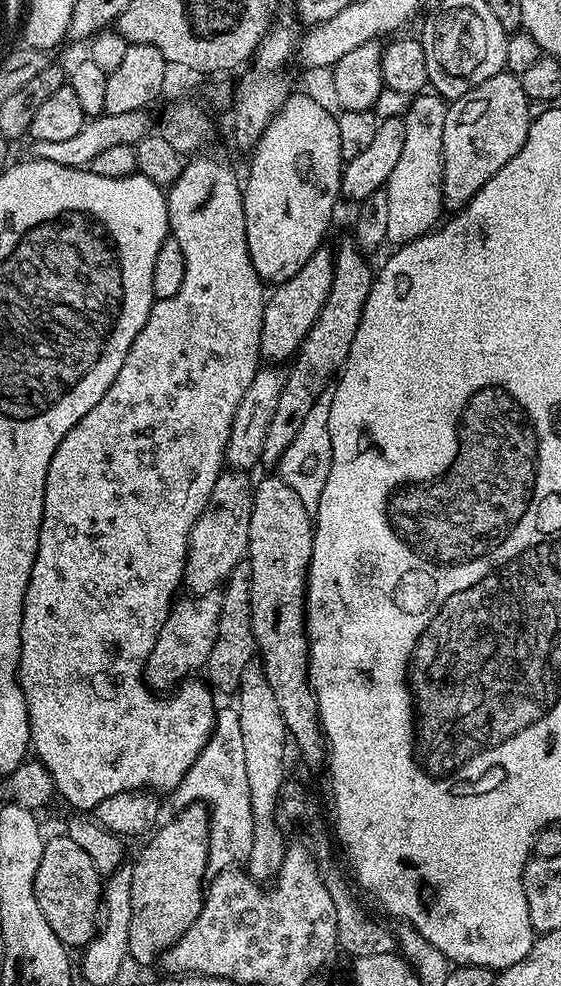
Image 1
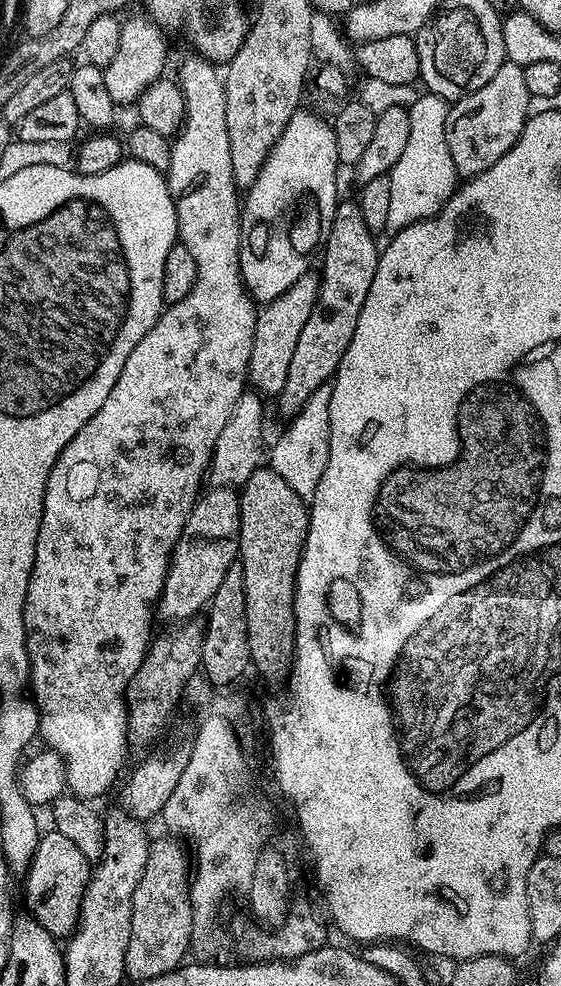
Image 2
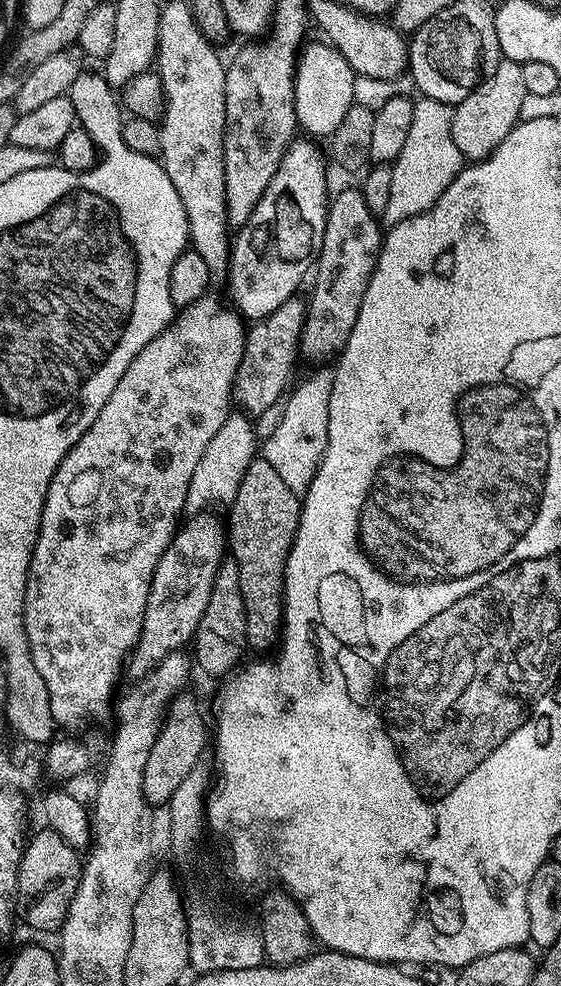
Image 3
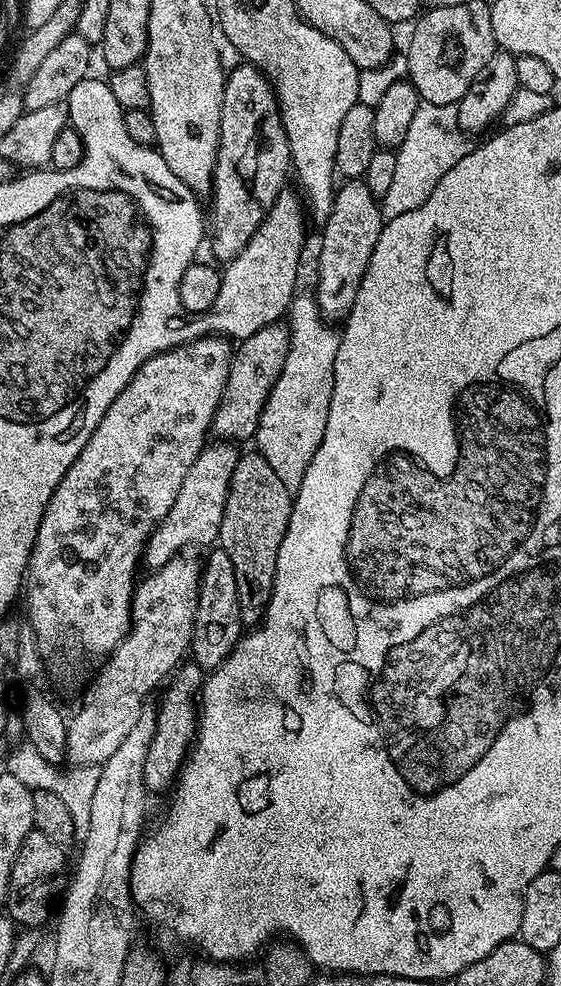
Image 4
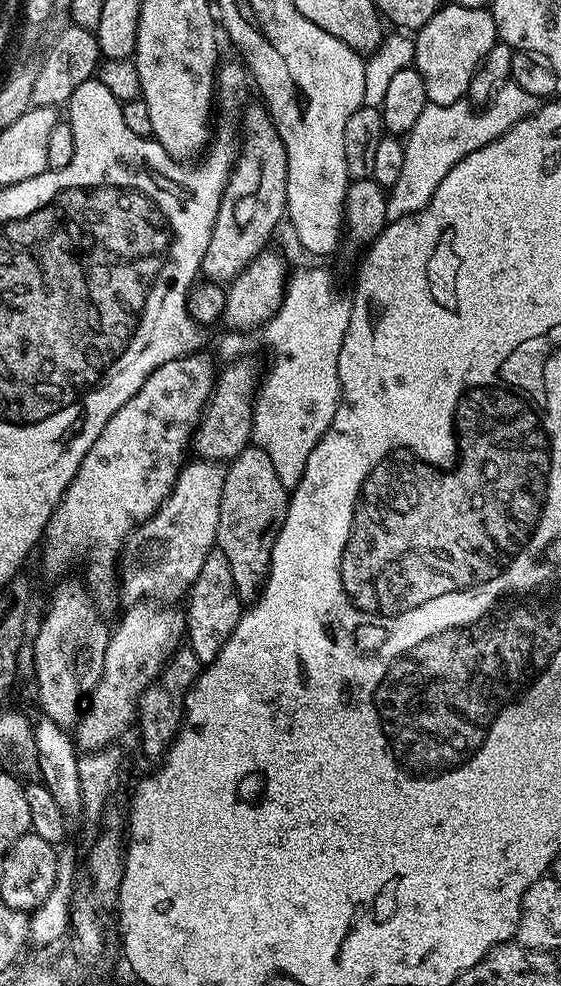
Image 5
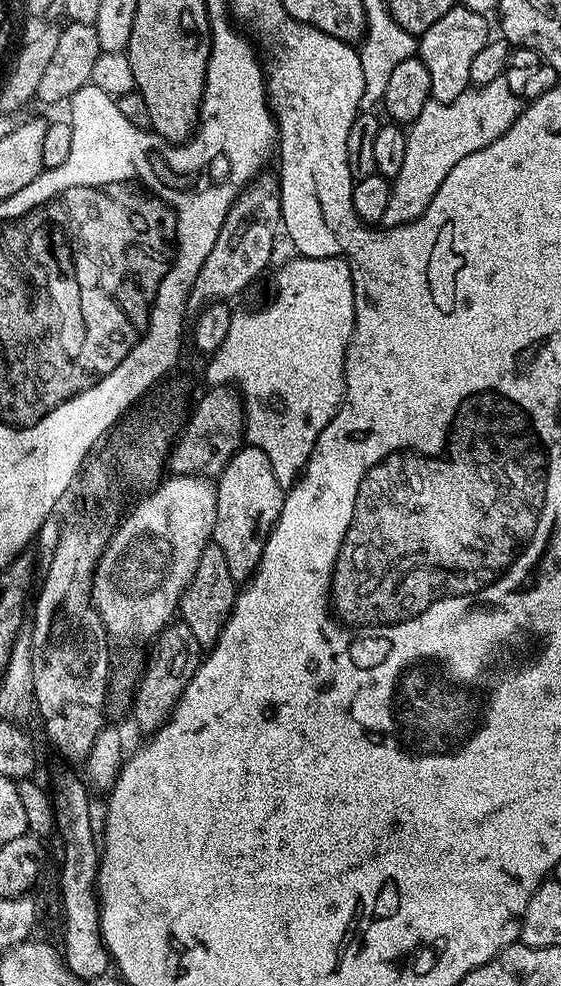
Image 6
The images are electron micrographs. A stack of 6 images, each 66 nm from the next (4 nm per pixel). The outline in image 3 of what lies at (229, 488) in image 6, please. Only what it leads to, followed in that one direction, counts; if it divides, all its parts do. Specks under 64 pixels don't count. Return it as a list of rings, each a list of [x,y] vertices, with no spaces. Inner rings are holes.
[[[257,458],[250,462],[250,466],[246,466],[246,474],[242,474],[242,486],[238,486],[238,494],[235,500],[232,501],[227,509],[226,515],[226,548],[230,553],[230,559],[238,562],[238,586],[242,586],[242,606],[246,606],[246,638],[248,639],[248,648],[254,650],[257,648],[257,653],[264,654],[268,647],[275,645],[282,635],[282,625],[284,623],[284,571],[286,570],[286,562],[290,554],[290,546],[296,537],[298,530],[298,522],[300,521],[300,506],[301,497],[296,496],[290,490],[290,486],[286,486],[286,482],[282,482],[282,478],[276,471],[274,466],[270,466],[270,462],[266,462],[263,458]]]

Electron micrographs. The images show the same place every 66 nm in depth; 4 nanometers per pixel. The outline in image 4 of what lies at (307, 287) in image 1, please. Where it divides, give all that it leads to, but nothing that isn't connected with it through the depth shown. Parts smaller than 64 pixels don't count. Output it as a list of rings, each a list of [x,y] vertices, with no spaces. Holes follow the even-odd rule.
[[[280,322],[262,326],[252,336],[239,341],[232,354],[232,365],[228,371],[228,381],[222,390],[222,398],[218,402],[218,410],[212,419],[212,432],[220,435],[217,437],[221,441],[251,441],[255,437],[260,415],[266,406],[266,398],[270,390],[274,390],[274,382],[278,382],[282,366],[286,366],[286,354],[289,350],[288,330]]]

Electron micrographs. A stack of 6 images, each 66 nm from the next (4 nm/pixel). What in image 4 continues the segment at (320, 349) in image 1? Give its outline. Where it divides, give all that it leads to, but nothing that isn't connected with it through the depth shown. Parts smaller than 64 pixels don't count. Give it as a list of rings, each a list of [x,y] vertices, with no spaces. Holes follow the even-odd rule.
[[[345,179],[341,184],[341,188],[339,185],[335,189],[332,209],[329,210],[327,218],[322,221],[324,237],[320,240],[320,257],[316,260],[314,299],[316,305],[320,307],[320,315],[329,322],[347,320],[350,310],[354,306],[354,298],[358,298],[358,286],[362,286],[366,266],[374,254],[374,246],[378,246],[378,238],[386,223],[386,217],[380,211],[380,200],[374,194],[370,194],[370,186],[366,186],[363,179]]]

